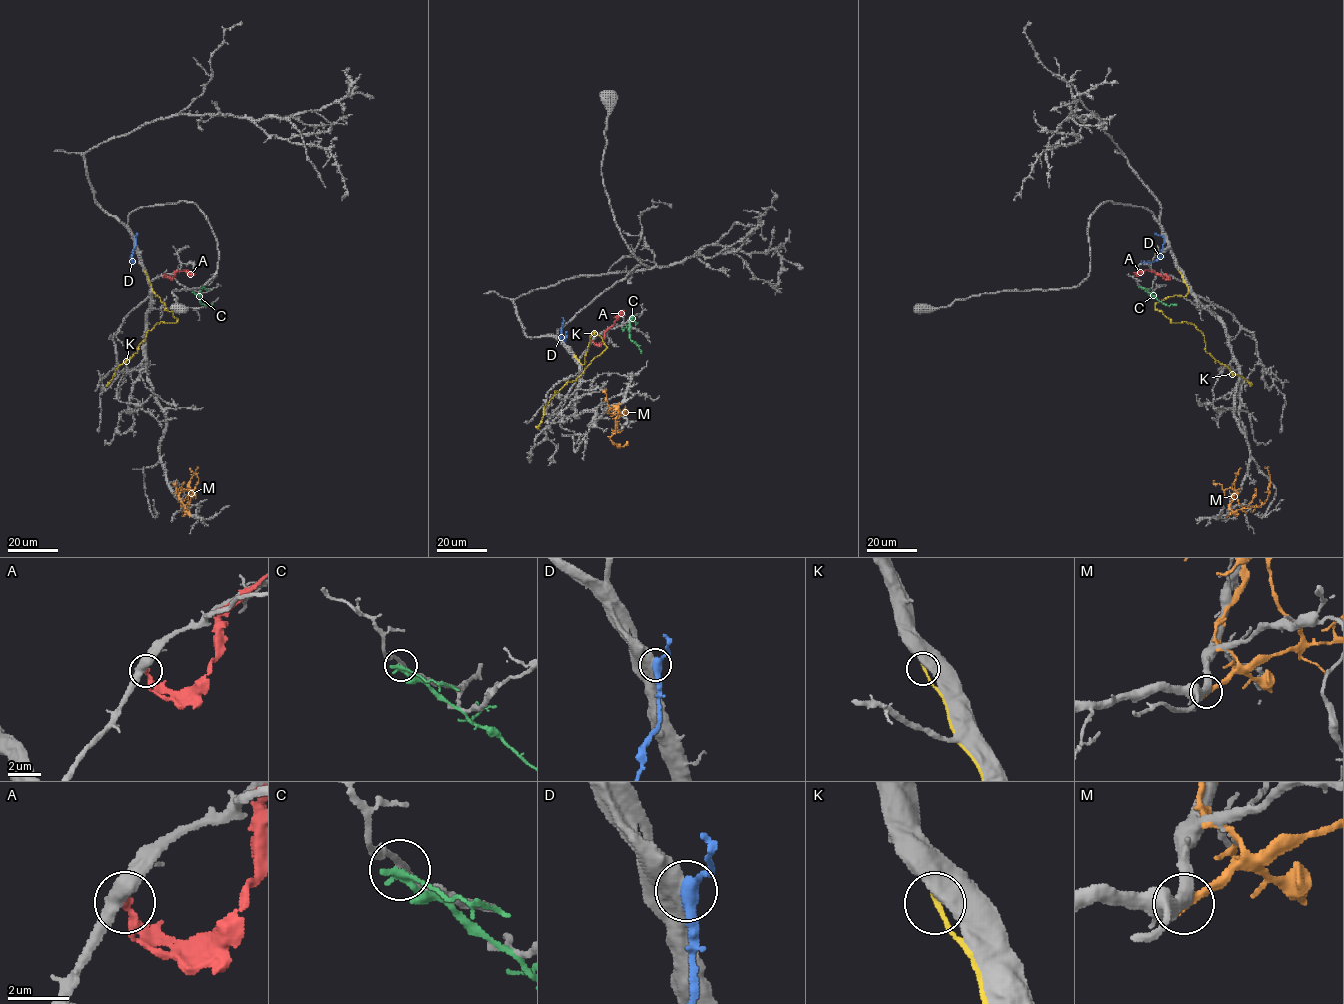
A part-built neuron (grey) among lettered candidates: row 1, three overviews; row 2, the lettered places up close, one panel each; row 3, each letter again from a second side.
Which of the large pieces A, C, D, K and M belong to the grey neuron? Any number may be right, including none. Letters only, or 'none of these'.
none of these

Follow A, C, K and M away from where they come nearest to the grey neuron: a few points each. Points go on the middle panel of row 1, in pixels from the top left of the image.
A: (592, 340), (599, 344), (602, 341), (603, 334), (623, 310)
C: (633, 316), (629, 337), (641, 352)
K: (574, 355), (584, 364), (594, 332), (606, 347), (551, 398), (536, 428)
M: (619, 404), (614, 433), (610, 439), (621, 446), (626, 441)

